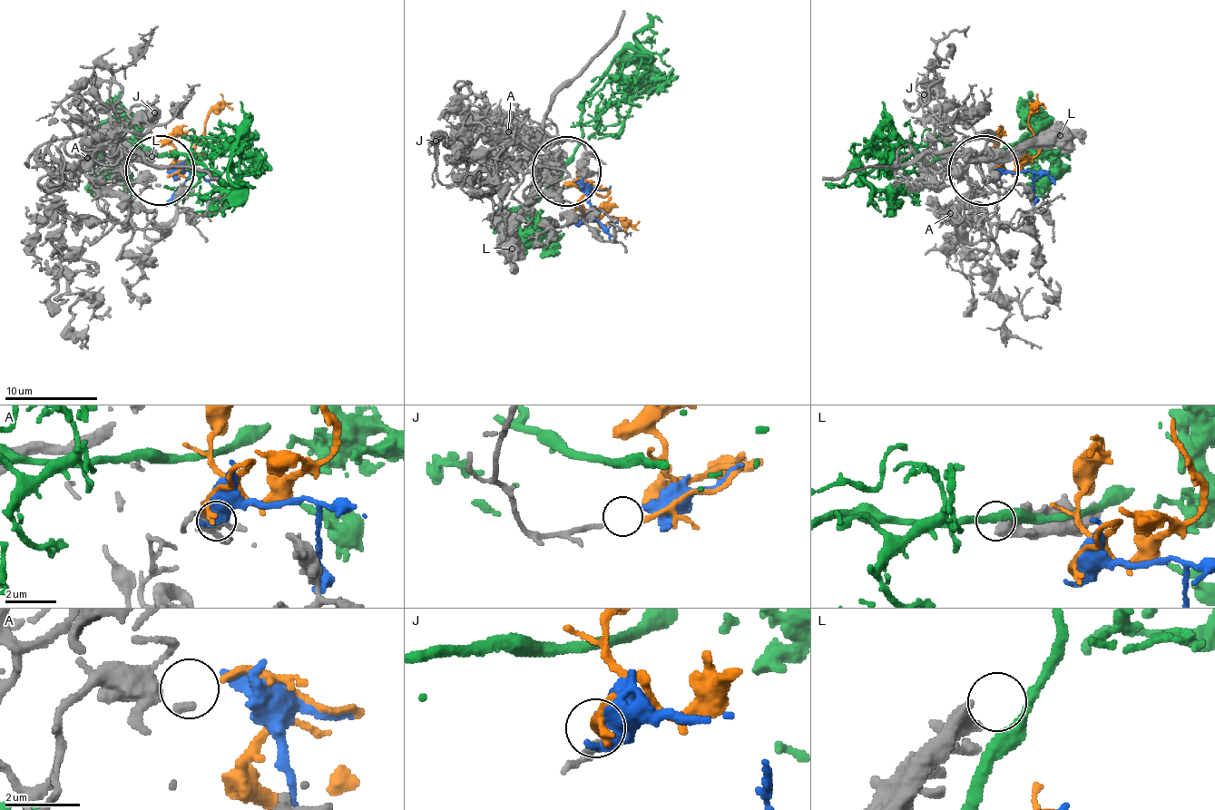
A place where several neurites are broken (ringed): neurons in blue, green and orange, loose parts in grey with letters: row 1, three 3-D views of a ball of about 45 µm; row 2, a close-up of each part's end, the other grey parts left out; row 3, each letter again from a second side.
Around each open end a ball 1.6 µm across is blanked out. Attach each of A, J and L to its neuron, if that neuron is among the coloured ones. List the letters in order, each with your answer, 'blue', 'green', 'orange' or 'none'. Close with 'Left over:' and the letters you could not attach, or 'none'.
A: orange
J: blue
L: none
Left over: L

